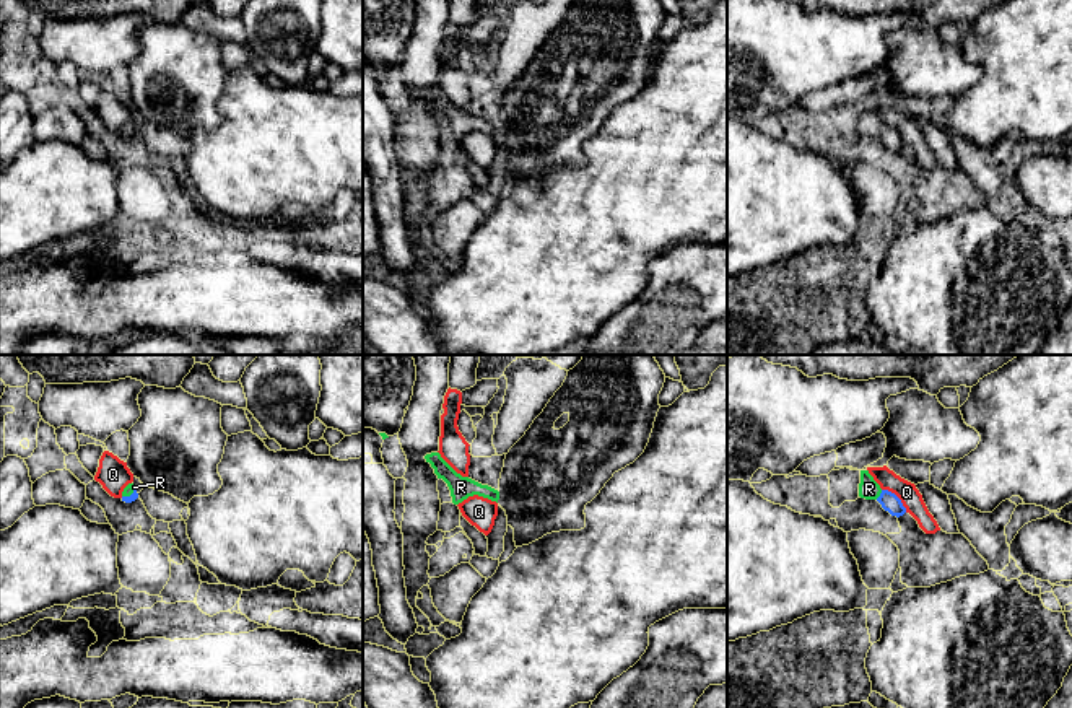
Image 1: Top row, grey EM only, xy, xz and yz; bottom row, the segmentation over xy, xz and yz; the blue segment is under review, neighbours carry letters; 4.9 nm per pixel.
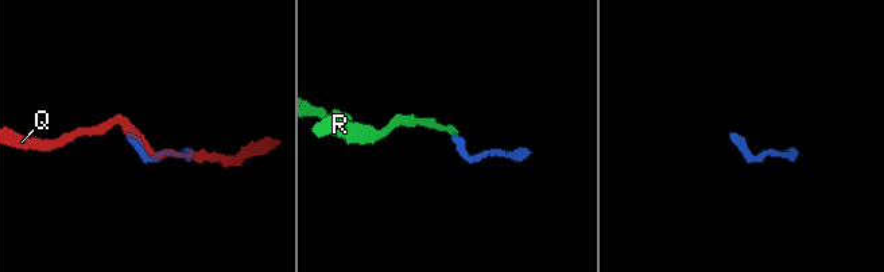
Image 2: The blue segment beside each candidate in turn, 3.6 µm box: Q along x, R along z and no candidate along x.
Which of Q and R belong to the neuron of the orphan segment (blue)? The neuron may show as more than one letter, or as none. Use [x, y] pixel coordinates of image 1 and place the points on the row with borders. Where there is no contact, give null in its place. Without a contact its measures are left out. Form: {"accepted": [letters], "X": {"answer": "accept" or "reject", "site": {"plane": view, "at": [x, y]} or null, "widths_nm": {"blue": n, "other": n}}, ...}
{"accepted": ["R"], "Q": {"answer": "reject", "site": {"plane": "yz", "at": [897, 497]}, "widths_nm": {"blue": 90, "other": 100}}, "R": {"answer": "accept", "site": {"plane": "yz", "at": [880, 495]}, "widths_nm": {"blue": 90, "other": 100}}}

